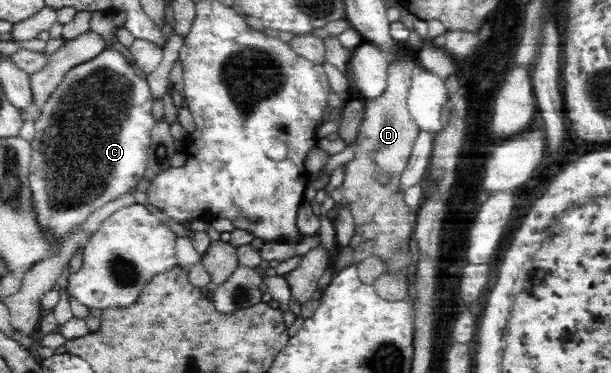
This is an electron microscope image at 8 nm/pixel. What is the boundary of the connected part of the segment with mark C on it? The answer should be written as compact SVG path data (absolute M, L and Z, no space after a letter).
M111 48L68 73L48 101L41 105L31 142L30 186L38 202L42 224L56 226L58 234L67 237L96 208L136 187L147 167L154 100L147 79L136 73L136 68L122 53Z

